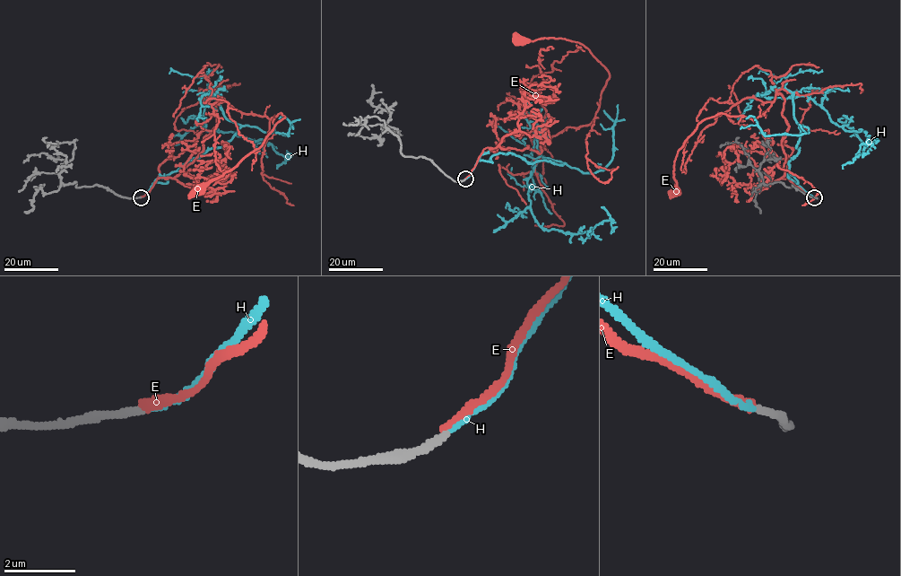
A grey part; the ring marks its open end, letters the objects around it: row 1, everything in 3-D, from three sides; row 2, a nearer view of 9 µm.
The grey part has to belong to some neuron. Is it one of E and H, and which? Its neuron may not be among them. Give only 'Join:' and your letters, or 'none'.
Join: H

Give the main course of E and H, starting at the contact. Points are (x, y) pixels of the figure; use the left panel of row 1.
E: (141, 197), (203, 150), (218, 93), (243, 113), (285, 117), (260, 147), (196, 191)
H: (141, 197), (238, 131), (219, 95), (209, 91), (203, 104), (205, 128), (264, 140), (285, 158), (277, 169)

